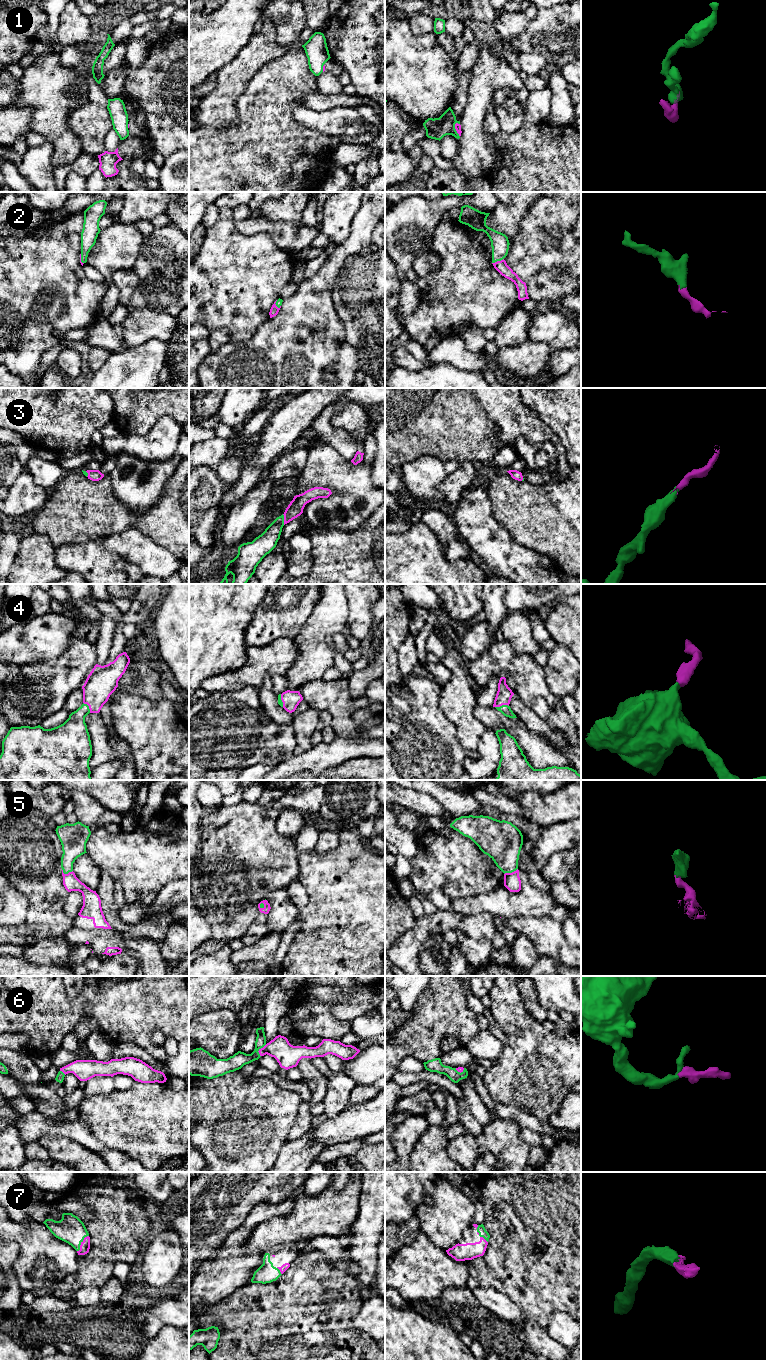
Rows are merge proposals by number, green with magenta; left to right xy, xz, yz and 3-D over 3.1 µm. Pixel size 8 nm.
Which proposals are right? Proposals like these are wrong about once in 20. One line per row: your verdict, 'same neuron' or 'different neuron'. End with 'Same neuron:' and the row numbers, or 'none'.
1: same neuron
2: same neuron
3: same neuron
4: same neuron
5: same neuron
6: same neuron
7: same neuron
Same neuron: 1, 2, 3, 4, 5, 6, 7

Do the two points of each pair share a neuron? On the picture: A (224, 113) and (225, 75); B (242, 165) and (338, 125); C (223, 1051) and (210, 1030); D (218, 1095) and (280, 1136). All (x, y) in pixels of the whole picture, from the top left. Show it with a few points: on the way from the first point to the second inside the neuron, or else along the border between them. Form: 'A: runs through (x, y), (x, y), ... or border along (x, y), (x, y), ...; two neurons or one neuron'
A: runs through (224, 104), (225, 84); one neuron
B: border along (300, 123), (325, 132), (330, 136); two neurons
C: runs through (224, 1046), (215, 1035); one neuron
D: runs through (233, 1110), (265, 1130); one neuron

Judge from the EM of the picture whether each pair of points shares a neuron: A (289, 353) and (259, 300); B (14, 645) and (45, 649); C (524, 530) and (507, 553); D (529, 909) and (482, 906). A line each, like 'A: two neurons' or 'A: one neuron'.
A: two neurons
B: one neuron
C: two neurons
D: one neuron

